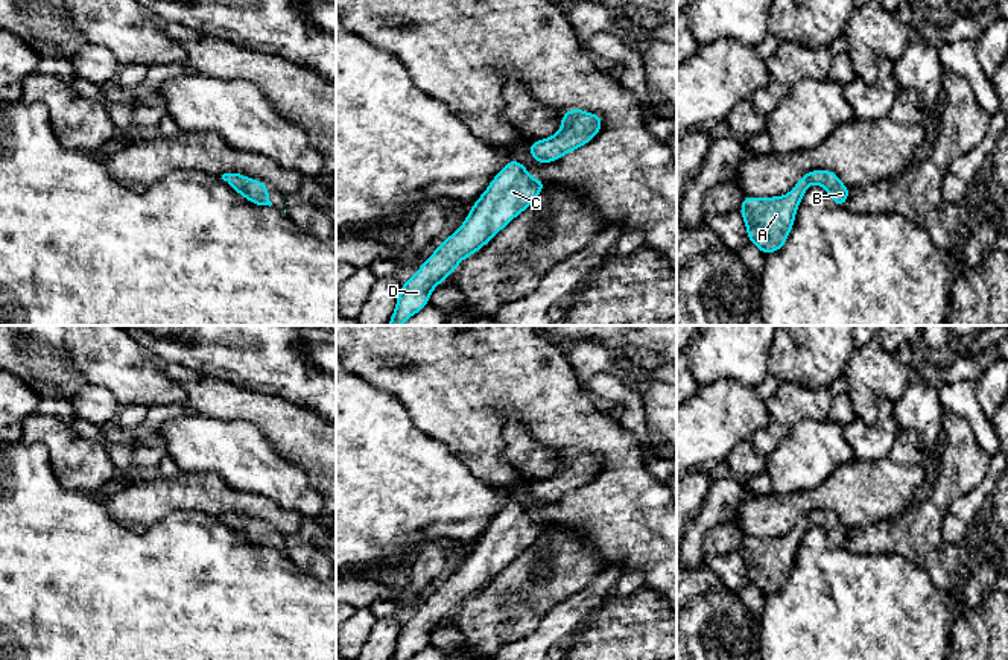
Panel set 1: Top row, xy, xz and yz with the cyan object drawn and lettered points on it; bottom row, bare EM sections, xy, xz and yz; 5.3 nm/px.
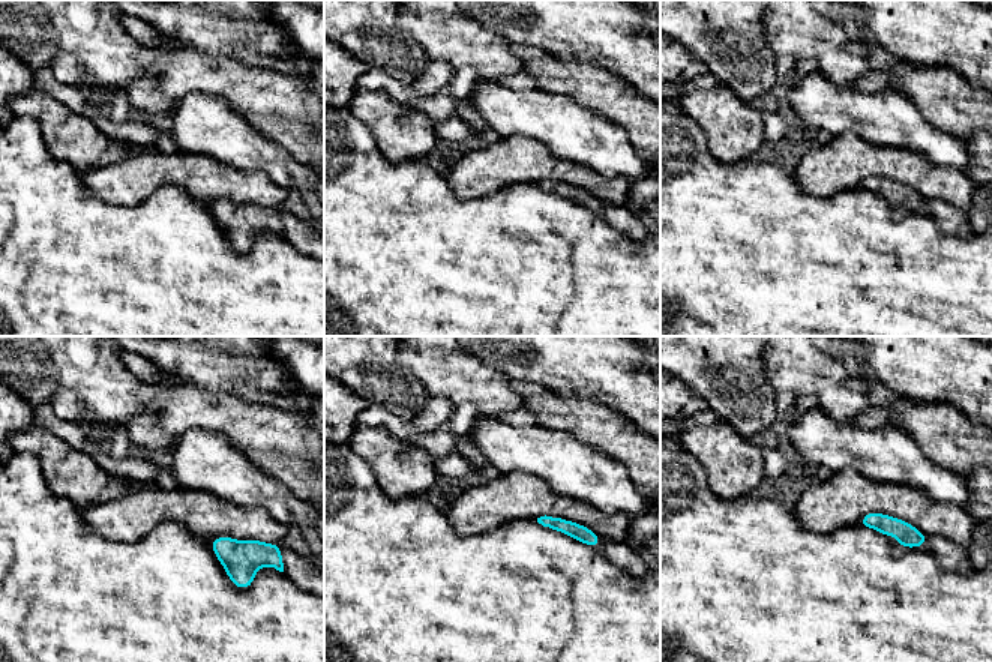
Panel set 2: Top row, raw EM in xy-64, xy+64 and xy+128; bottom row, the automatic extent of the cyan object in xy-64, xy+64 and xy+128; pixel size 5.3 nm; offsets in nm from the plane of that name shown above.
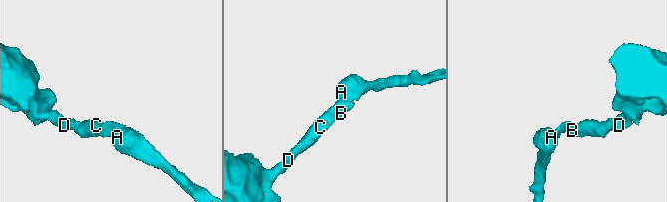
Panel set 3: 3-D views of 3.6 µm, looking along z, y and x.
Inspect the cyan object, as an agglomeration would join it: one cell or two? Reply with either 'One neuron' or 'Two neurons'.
One neuron

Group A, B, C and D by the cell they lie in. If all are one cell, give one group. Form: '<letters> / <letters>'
A B C D

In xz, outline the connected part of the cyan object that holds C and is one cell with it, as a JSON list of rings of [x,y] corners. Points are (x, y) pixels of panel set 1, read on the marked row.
[[[509,160],[471,205],[462,225],[452,233],[401,284],[388,325],[401,325],[421,312],[430,294],[465,257],[471,257],[500,233],[512,219],[531,207],[547,184],[529,175],[525,164]]]

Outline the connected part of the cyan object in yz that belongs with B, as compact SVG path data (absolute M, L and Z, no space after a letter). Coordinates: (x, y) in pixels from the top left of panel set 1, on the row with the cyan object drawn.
M810 170L804 173L794 189L783 196L756 198L743 196L739 210L745 221L750 243L754 243L763 255L780 251L794 227L798 205L809 186L818 184L832 201L845 207L850 187L841 182L833 170Z

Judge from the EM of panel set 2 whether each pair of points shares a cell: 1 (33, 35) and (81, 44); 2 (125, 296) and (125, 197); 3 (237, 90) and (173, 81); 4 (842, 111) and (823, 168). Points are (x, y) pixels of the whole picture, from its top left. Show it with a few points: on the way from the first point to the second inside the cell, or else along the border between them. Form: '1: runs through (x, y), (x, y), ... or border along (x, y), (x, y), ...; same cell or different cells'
1: border along (47, 15), (56, 32), (59, 48); different cells
2: border along (155, 188), (128, 206), (111, 206), (92, 194); different cells
3: runs through (221, 81), (189, 81); same cell
4: border along (833, 135), (856, 131), (868, 141); different cells

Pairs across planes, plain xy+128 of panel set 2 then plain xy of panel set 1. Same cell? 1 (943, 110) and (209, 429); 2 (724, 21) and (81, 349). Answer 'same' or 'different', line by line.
1: different
2: different

